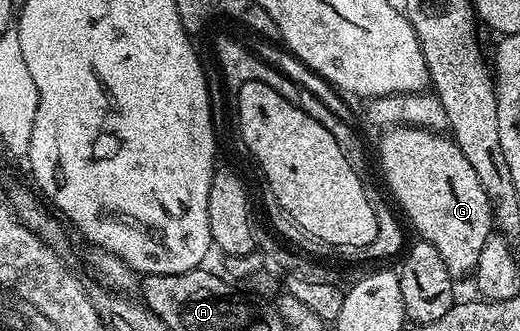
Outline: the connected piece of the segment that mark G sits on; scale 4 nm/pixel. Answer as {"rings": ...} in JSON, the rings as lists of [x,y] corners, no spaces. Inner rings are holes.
{"rings":[[[393,127],[384,135],[387,136],[379,143],[379,163],[395,194],[394,202],[403,206],[404,213],[419,230],[418,238],[441,253],[441,261],[445,261],[453,277],[470,276],[479,263],[488,237],[493,233],[491,203],[487,199],[487,191],[481,189],[481,181],[477,181],[473,165],[469,165],[465,153],[461,153],[454,139],[438,131],[426,131],[424,127]]]}

